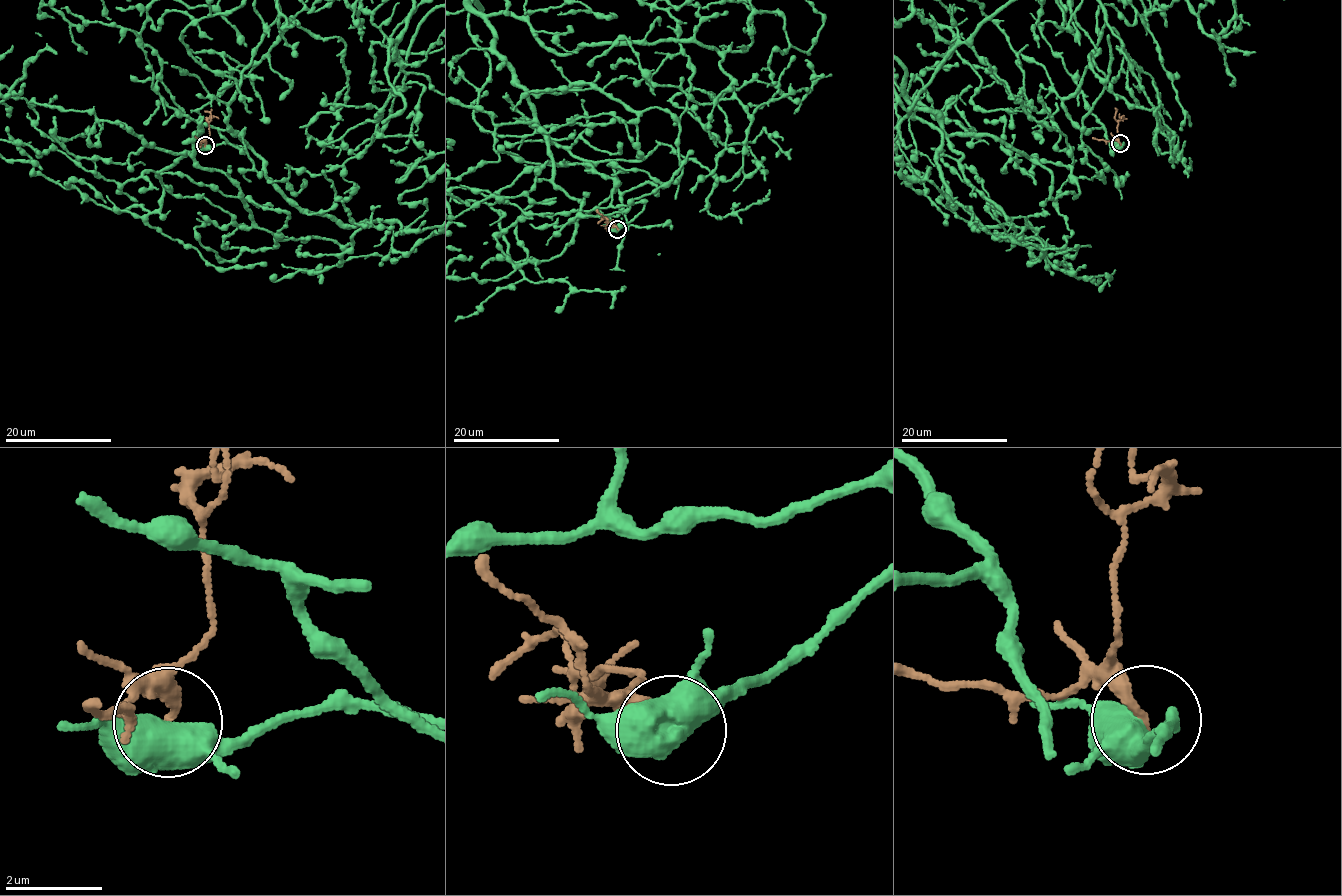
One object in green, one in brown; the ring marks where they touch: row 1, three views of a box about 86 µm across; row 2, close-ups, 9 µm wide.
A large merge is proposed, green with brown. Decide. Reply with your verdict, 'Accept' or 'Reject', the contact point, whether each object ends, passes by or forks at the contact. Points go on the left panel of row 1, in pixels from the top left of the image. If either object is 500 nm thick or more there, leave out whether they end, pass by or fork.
Reject. Place: (205, 145)

